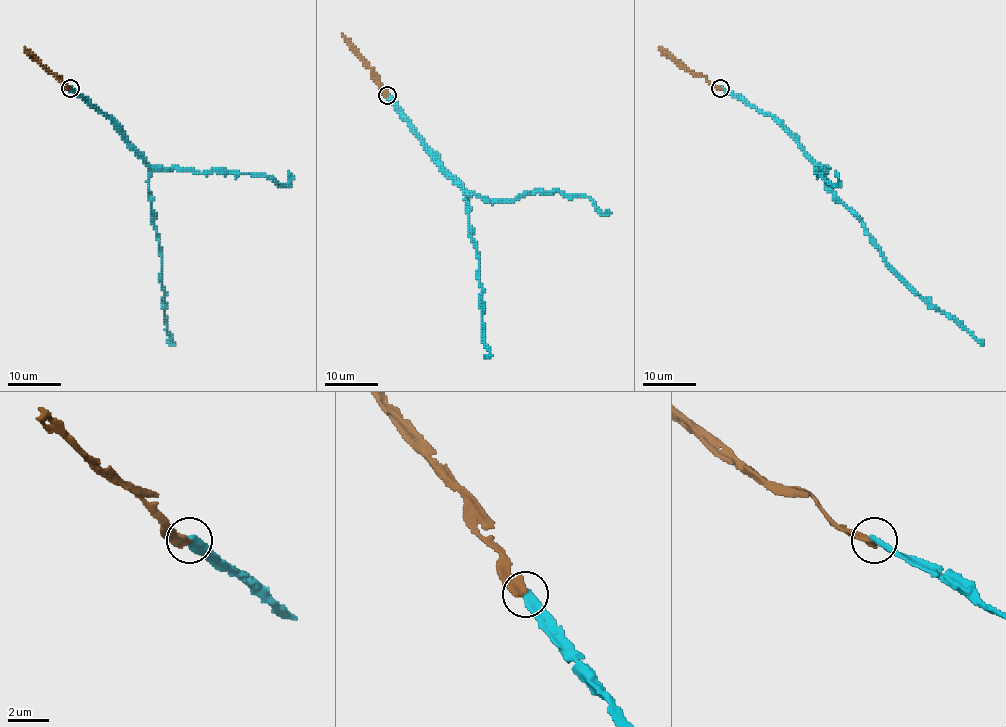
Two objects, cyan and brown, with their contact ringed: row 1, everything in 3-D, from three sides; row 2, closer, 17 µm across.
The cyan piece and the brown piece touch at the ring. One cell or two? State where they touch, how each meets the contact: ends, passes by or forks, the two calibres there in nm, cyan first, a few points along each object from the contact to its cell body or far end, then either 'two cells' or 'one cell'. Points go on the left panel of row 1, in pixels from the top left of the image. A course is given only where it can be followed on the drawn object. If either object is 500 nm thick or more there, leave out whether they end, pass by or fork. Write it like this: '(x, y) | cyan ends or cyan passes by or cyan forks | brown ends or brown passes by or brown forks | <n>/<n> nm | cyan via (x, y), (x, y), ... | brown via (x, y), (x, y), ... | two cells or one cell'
(70, 88) | cyan ends | brown ends | 360/420 nm | cyan via (70, 88), (106, 113), (148, 166), (148, 187), (161, 259), (165, 325), (172, 340), (169, 339) | brown via (70, 88), (24, 47) | two cells

